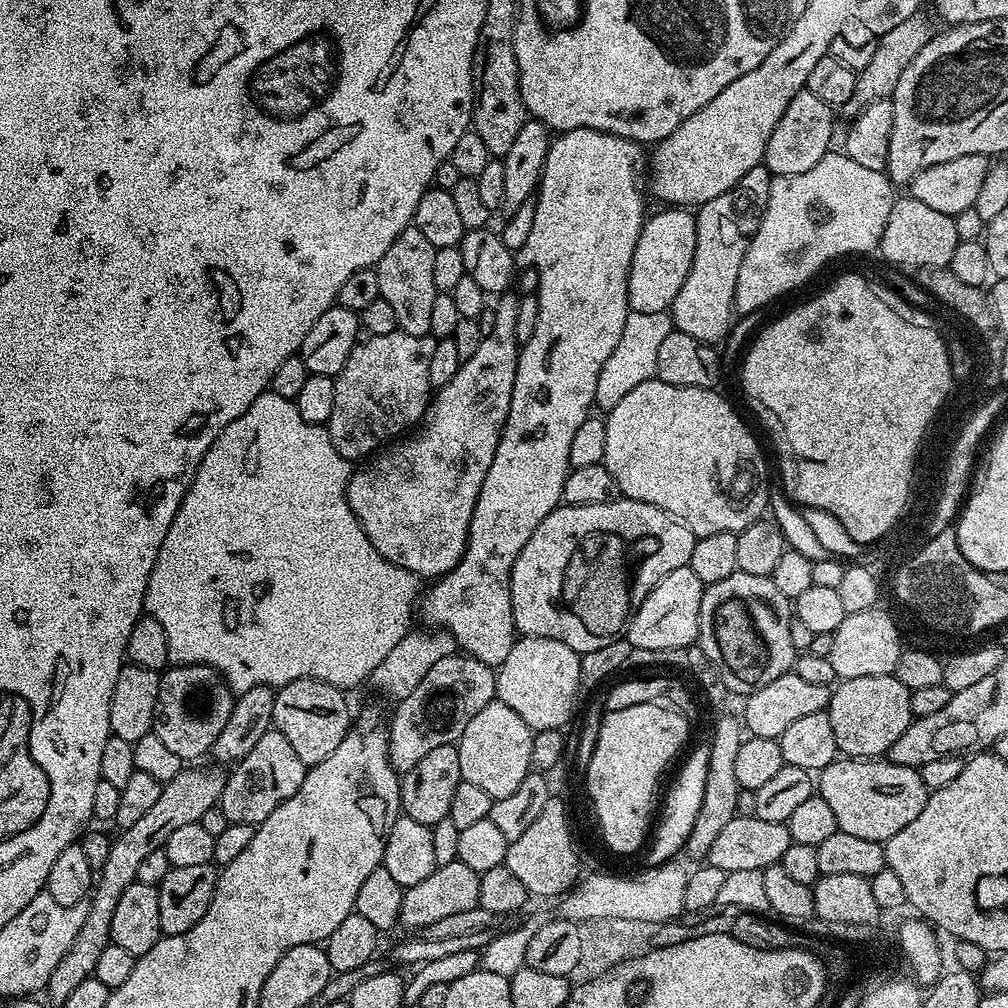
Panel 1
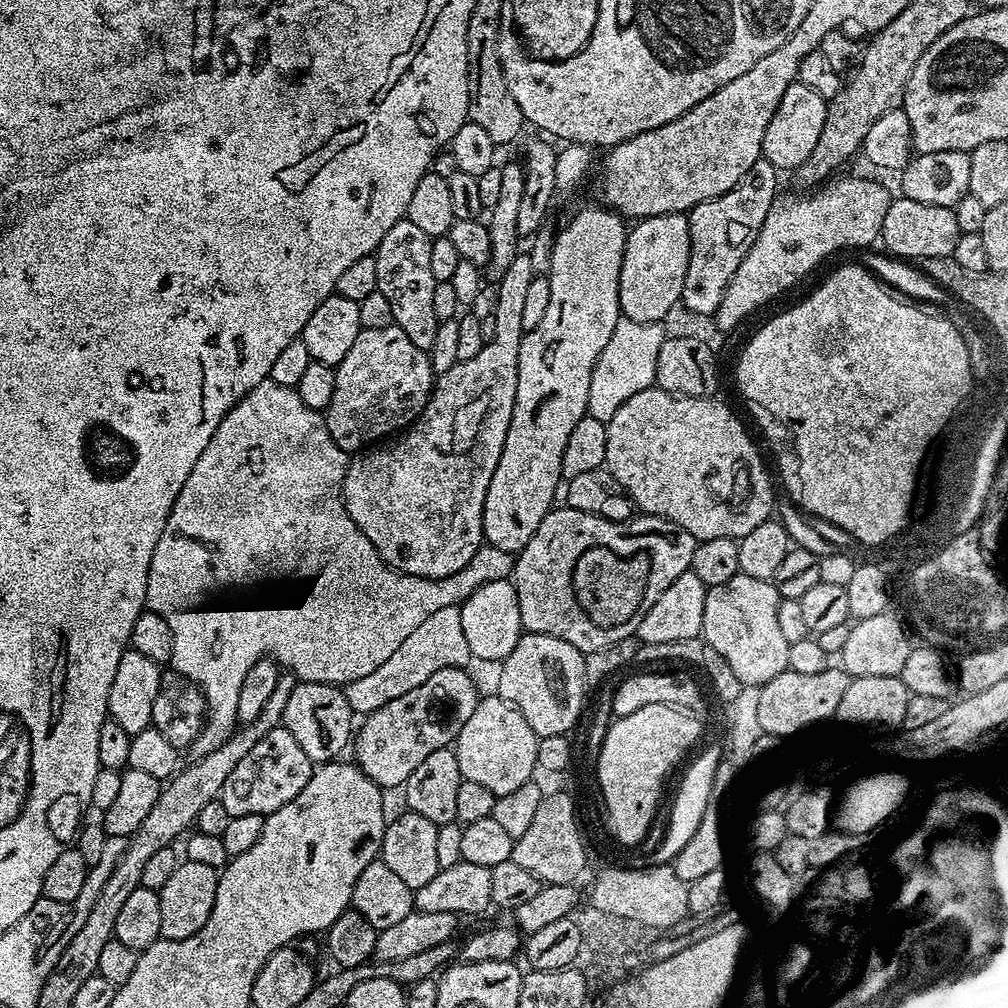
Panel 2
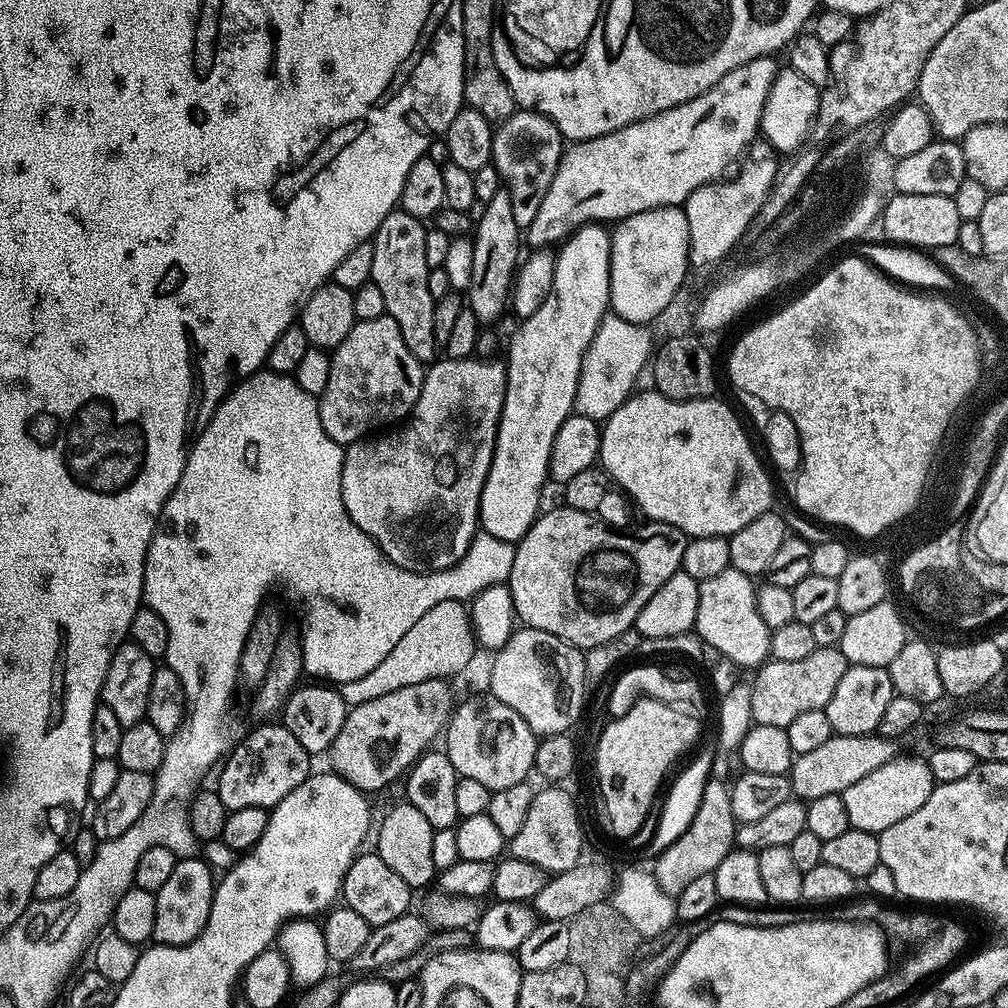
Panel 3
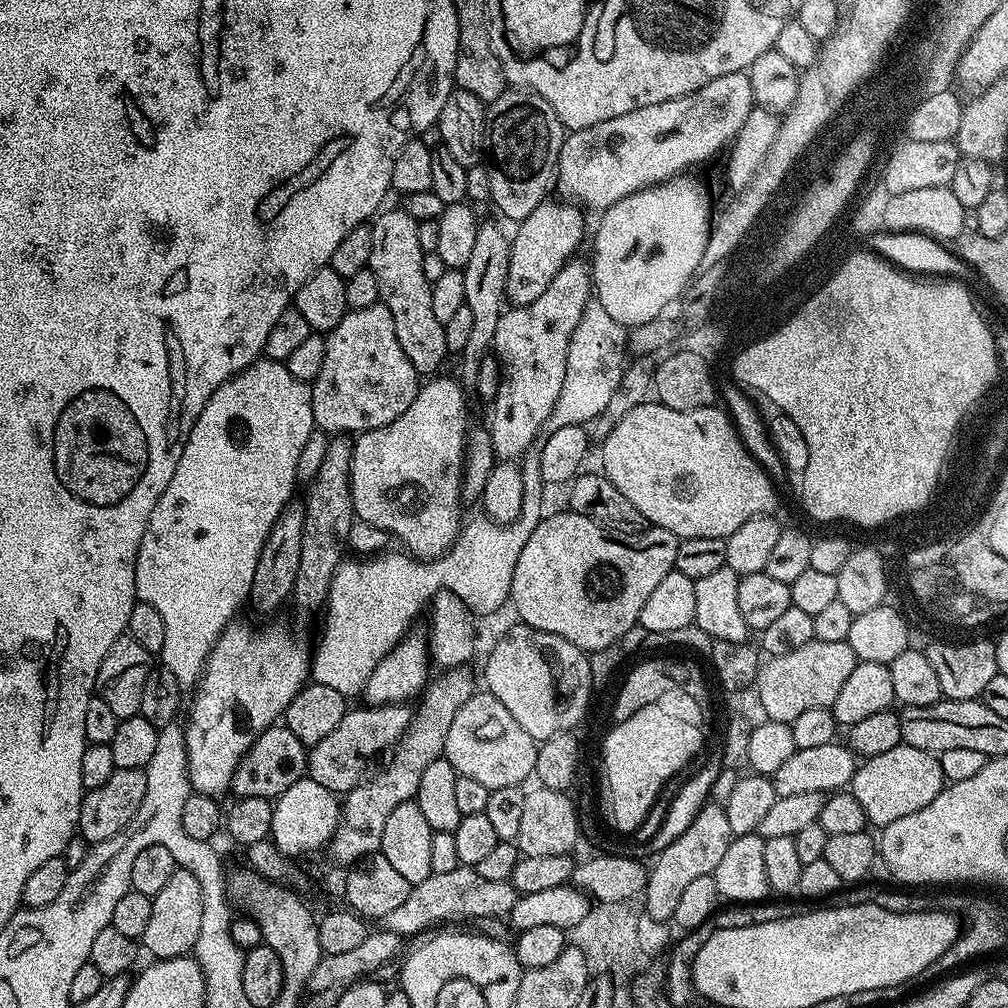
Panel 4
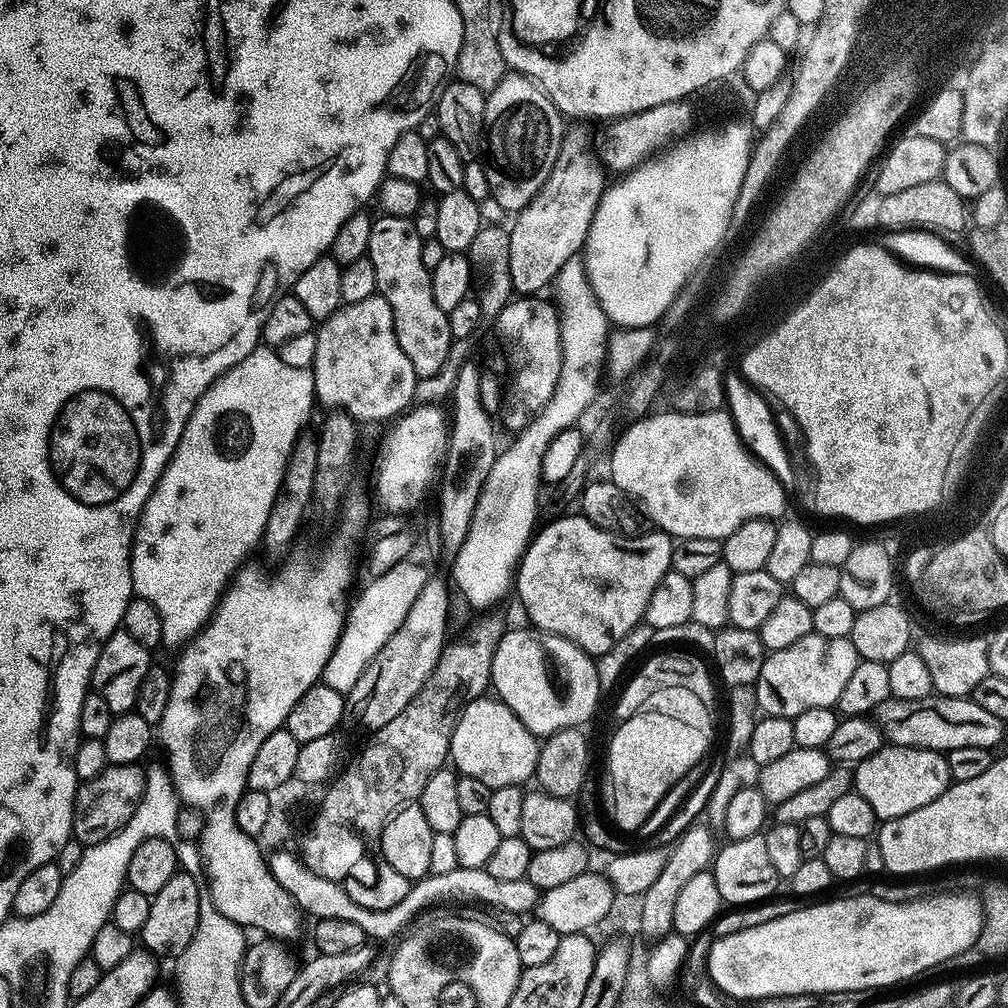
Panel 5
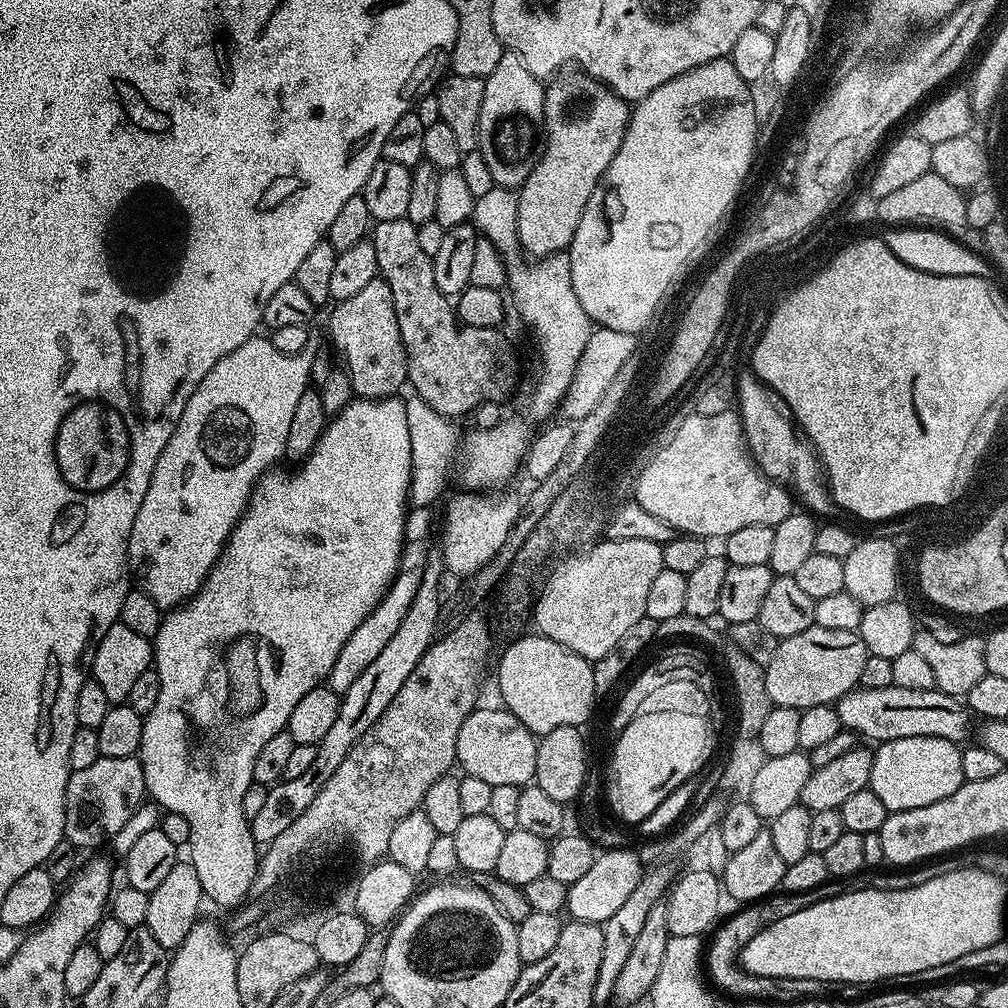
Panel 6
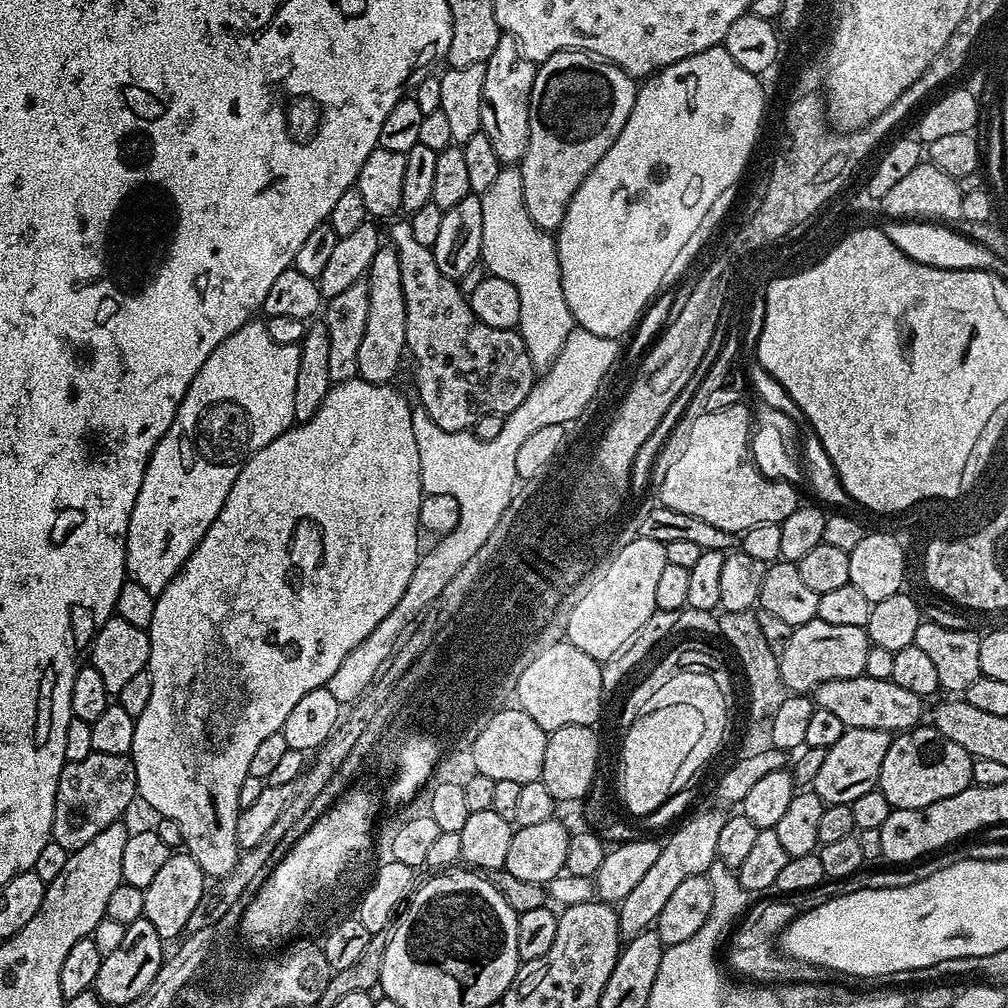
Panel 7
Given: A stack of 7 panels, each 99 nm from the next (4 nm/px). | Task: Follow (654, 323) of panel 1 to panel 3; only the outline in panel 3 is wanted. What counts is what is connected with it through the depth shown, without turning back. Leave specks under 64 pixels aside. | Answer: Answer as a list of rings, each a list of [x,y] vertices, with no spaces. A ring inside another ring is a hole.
[[[606,314],[580,362],[576,386],[575,415],[603,422],[633,395],[640,371],[647,369],[654,352],[654,337],[647,327],[615,314]]]

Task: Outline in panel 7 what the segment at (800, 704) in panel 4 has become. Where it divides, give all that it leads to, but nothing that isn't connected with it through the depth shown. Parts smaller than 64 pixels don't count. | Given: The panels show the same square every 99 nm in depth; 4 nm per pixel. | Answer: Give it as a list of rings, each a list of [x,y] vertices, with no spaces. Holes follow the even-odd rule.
[[[811,620],[793,628],[790,638],[779,649],[781,680],[789,693],[808,694],[822,682],[863,676],[869,647],[868,633],[864,628]]]

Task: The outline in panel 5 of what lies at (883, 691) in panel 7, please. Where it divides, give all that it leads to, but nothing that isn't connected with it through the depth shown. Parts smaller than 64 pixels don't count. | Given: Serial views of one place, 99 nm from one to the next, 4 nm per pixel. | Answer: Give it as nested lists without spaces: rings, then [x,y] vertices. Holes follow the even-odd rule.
[[[933,694],[926,698],[898,698],[892,696],[877,705],[874,720],[879,725],[883,739],[888,744],[925,748],[947,754],[961,746],[978,746],[995,749],[995,744],[1004,736],[1005,721],[982,710],[978,702],[963,696]]]

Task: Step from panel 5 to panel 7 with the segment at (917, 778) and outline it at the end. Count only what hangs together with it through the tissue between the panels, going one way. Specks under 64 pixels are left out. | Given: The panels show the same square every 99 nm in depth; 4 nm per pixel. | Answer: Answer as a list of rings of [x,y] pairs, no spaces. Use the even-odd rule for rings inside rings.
[[[936,728],[907,729],[892,736],[886,758],[882,758],[878,791],[892,808],[921,808],[930,806],[930,802],[942,802],[942,798],[950,798],[950,794],[958,794],[972,784],[973,759],[958,742],[950,742]]]

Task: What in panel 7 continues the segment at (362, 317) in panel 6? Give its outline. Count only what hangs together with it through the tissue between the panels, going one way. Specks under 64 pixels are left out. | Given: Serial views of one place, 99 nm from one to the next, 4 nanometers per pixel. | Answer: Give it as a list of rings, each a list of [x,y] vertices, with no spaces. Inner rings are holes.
[[[382,246],[374,254],[374,262],[368,267],[368,293],[370,294],[370,314],[366,317],[366,334],[362,334],[362,347],[358,350],[359,379],[375,384],[395,381],[396,371],[400,368],[400,359],[406,356],[406,302],[402,298],[402,272],[398,270],[398,254],[390,246]]]

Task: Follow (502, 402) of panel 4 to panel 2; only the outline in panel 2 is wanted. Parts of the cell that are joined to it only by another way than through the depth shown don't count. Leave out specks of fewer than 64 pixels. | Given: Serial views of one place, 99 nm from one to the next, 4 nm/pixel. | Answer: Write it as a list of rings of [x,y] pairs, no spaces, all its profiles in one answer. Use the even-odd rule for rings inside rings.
[[[599,207],[582,209],[561,232],[555,233],[552,259],[546,271],[550,282],[550,302],[538,326],[524,333],[522,346],[518,350],[514,414],[508,423],[506,442],[502,446],[494,478],[490,478],[490,490],[486,490],[484,503],[484,539],[498,550],[519,554],[526,542],[530,542],[534,530],[538,530],[542,518],[552,511],[552,499],[558,496],[562,484],[560,466],[566,438],[570,438],[570,430],[574,430],[574,426],[578,426],[587,413],[592,368],[598,362],[598,354],[602,354],[606,342],[610,340],[614,326],[618,326],[622,319],[620,263],[624,253],[626,224],[619,212]]]

